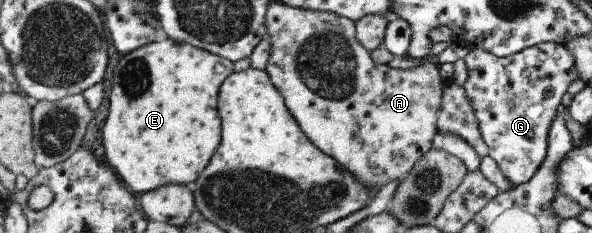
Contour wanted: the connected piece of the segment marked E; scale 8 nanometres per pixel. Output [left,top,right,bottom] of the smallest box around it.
[102,37,234,195]

